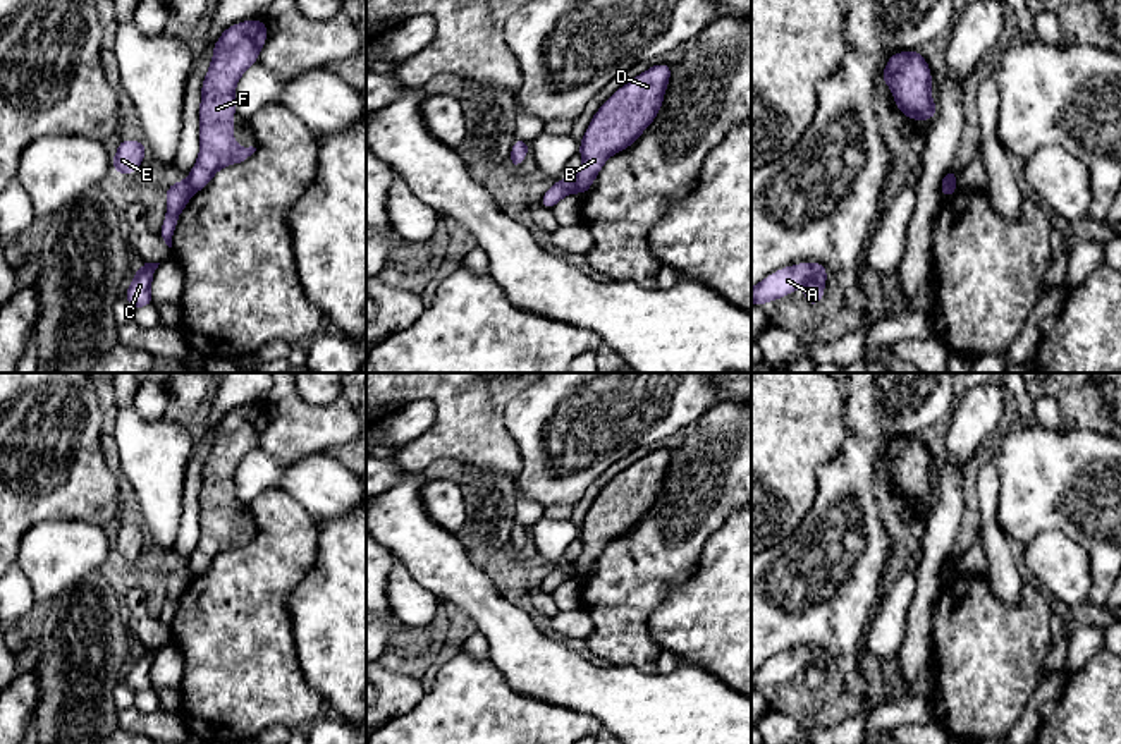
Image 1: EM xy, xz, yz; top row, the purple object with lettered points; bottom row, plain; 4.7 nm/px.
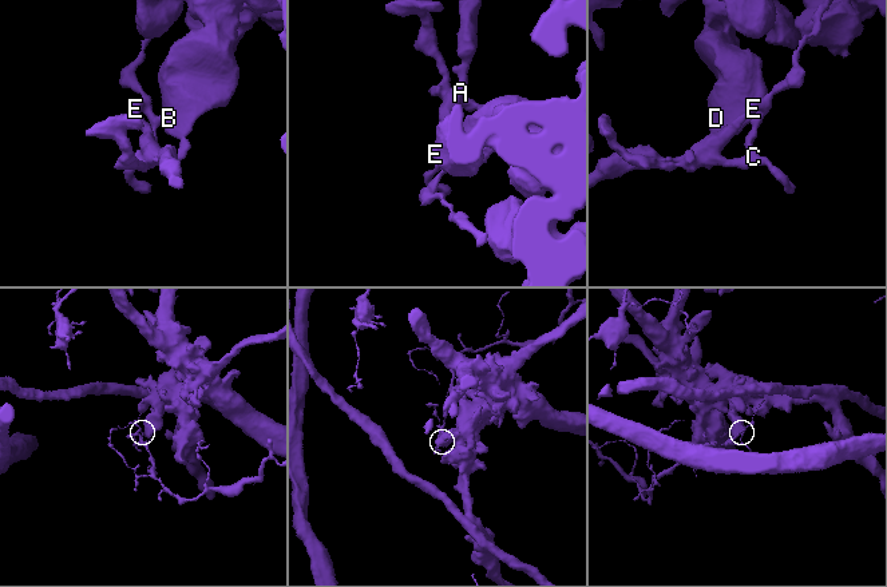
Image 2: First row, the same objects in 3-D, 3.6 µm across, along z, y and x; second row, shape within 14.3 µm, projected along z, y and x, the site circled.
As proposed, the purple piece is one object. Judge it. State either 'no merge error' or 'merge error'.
merge error

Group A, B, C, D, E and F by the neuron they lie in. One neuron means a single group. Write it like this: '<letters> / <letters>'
A C E / B D F

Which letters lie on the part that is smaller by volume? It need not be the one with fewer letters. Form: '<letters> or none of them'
A, C, E

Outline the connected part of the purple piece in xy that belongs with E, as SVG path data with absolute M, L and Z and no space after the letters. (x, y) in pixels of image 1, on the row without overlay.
M132 524L119 526L117 540L112 543L112 552L117 558L131 560L146 543L144 528Z

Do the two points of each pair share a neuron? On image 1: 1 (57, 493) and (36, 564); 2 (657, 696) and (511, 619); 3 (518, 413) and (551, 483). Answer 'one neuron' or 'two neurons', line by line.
1: two neurons
2: one neuron
3: one neuron

